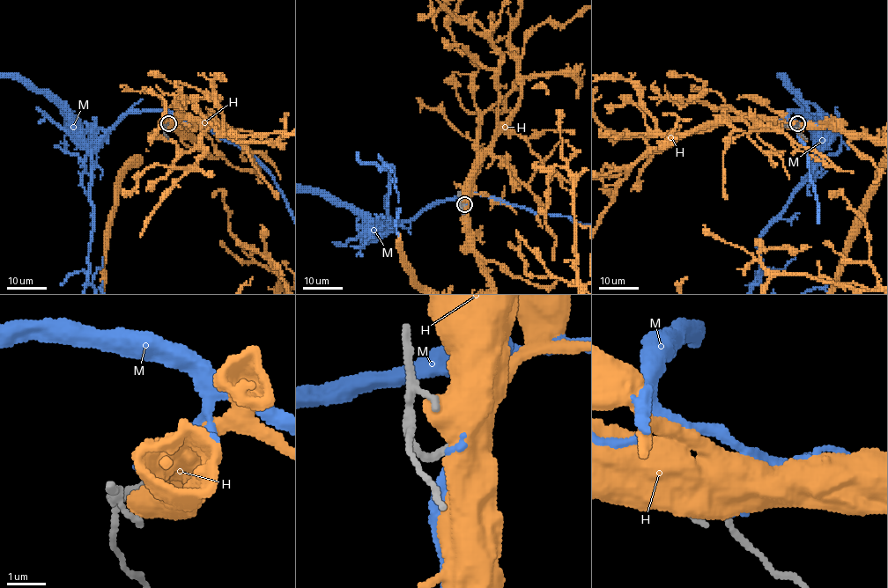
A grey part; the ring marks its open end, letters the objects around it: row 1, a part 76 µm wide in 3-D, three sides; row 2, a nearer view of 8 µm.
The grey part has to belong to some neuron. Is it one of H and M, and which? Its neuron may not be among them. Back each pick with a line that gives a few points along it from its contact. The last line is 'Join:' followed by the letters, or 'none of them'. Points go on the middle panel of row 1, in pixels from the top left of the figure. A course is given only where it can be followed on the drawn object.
Join: none of them

